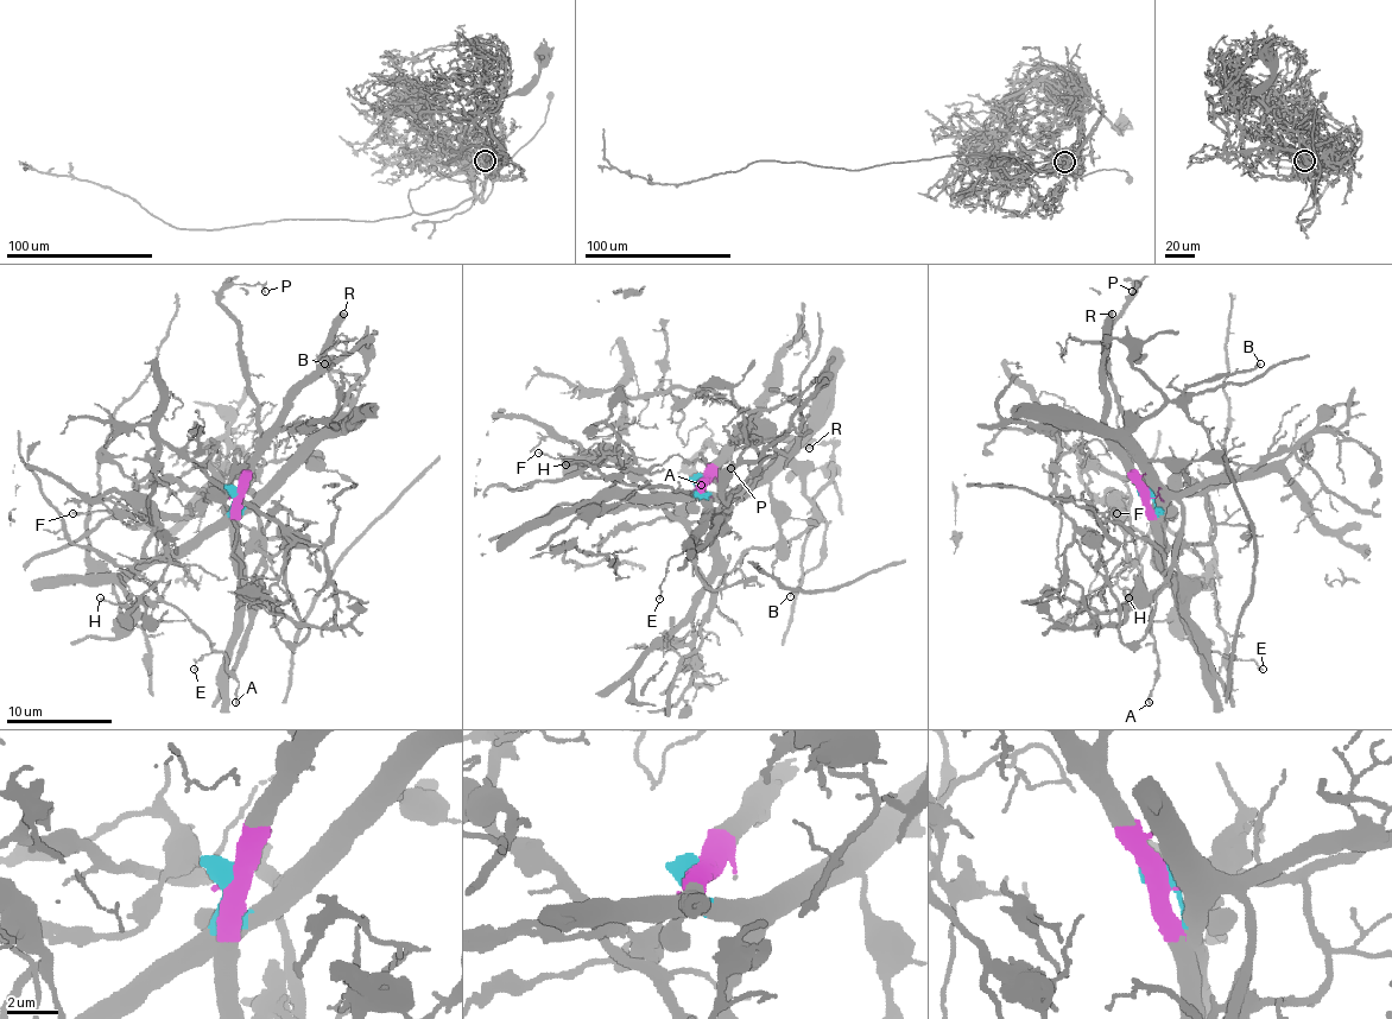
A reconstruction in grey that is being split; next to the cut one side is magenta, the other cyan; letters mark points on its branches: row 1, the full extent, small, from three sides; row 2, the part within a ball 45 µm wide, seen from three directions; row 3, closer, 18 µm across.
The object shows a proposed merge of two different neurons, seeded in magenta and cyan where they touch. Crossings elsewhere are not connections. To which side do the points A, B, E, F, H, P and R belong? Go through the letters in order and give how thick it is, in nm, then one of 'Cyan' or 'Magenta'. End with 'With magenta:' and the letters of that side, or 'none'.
A: Thickness 180 nm. Cyan
B: Thickness 180 nm. Cyan
E: Thickness 140 nm. Magenta
F: Thickness 100 nm. Cyan
H: Thickness 130 nm. Cyan
P: Thickness 170 nm. Magenta
R: Thickness 500 nm. Magenta
With magenta: E, P, R

